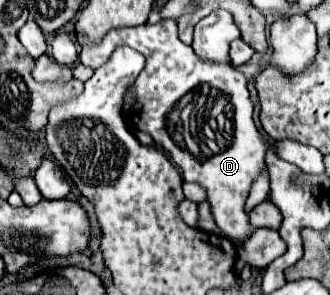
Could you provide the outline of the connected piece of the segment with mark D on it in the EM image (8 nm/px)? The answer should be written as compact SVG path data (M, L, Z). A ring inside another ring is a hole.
M174 20L112 30L100 44L84 46L80 62L90 68L100 68L118 46L130 46L146 58L146 66L134 82L130 120L140 132L150 134L156 146L164 148L186 182L198 182L206 188L216 224L228 238L242 242L252 232L244 202L252 182L266 166L266 142L252 120L252 100L244 74L232 64L200 60L194 50L178 38ZM222 98L226 98L226 124L210 124L212 110ZM206 126L210 126L210 132Z

